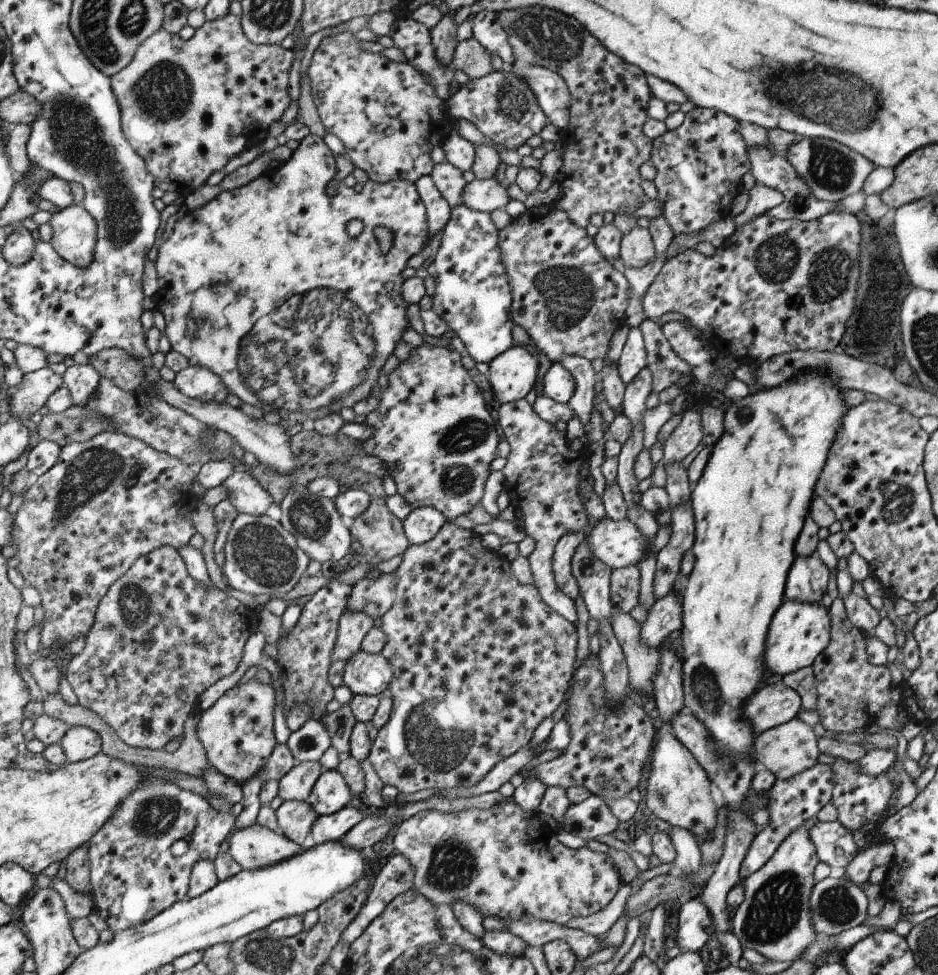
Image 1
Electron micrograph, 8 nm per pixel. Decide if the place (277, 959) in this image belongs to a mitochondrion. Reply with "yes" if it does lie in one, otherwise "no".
yes

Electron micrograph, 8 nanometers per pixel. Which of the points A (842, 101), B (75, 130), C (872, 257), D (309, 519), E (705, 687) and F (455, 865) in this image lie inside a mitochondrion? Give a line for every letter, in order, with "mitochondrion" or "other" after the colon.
A: mitochondrion
B: mitochondrion
C: mitochondrion
D: mitochondrion
E: mitochondrion
F: mitochondrion

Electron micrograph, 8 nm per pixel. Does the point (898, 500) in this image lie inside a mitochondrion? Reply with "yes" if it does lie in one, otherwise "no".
yes

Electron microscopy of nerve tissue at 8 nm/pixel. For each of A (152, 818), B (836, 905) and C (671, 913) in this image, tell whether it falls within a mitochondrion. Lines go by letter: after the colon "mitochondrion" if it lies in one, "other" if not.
A: mitochondrion
B: mitochondrion
C: other

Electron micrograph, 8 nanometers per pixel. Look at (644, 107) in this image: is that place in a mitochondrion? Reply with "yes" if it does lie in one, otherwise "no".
no

